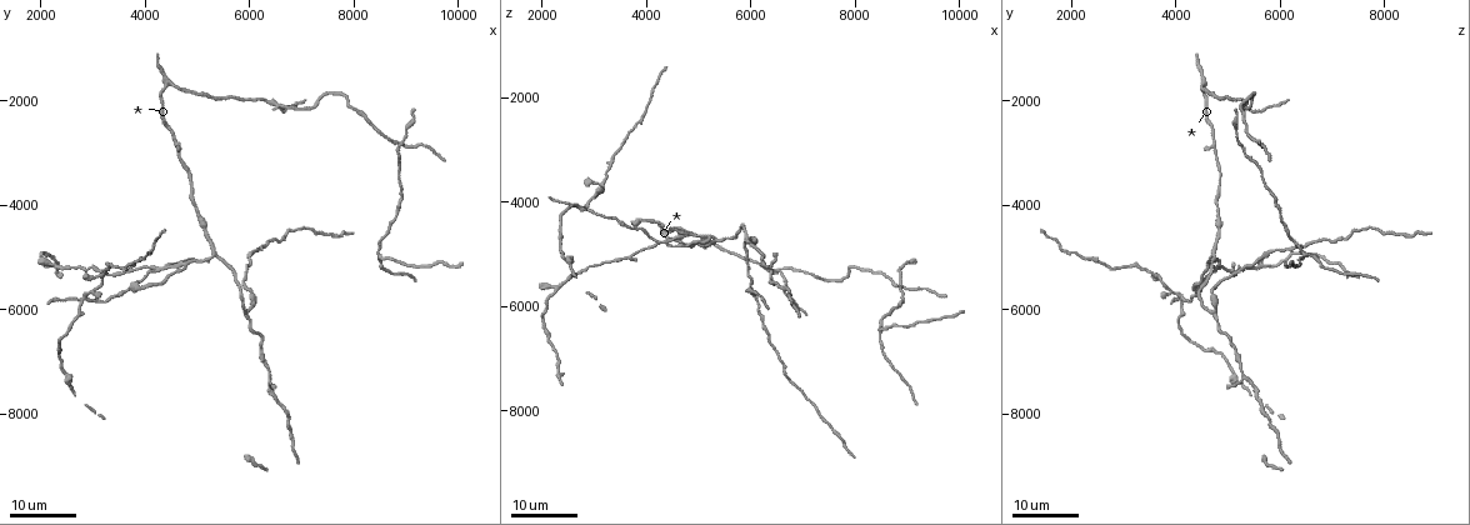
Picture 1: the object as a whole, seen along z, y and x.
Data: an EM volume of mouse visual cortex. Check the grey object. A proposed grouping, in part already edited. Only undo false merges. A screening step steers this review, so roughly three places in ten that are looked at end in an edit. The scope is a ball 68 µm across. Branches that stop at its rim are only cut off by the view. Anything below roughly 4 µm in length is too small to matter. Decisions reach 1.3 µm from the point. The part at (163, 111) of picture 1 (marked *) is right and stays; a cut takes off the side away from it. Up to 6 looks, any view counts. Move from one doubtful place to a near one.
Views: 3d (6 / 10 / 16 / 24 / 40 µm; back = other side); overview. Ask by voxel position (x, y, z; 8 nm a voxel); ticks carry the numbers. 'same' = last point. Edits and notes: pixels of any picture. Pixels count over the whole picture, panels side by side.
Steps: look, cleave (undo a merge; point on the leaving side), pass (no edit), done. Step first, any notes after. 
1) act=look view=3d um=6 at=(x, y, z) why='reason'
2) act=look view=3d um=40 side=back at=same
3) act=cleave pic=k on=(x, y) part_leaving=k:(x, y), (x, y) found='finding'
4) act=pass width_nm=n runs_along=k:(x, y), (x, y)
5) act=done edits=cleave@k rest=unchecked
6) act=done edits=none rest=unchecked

act=look view=3d um=24 at=(4600, 2750, 4750) why='calibre changes'

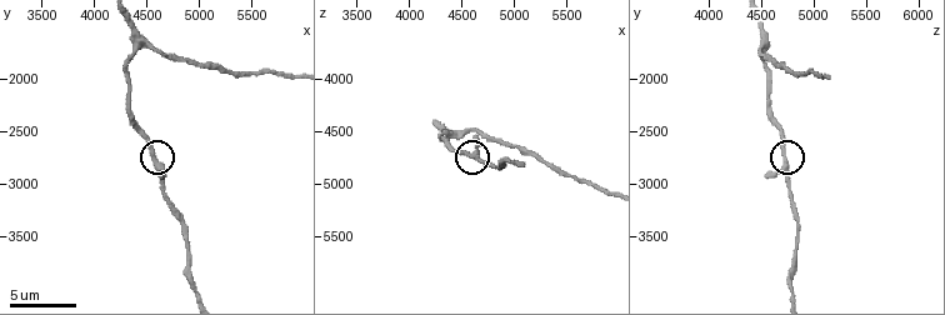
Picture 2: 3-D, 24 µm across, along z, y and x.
act=look view=3d um=10 at=(4540, 2700, 4700)

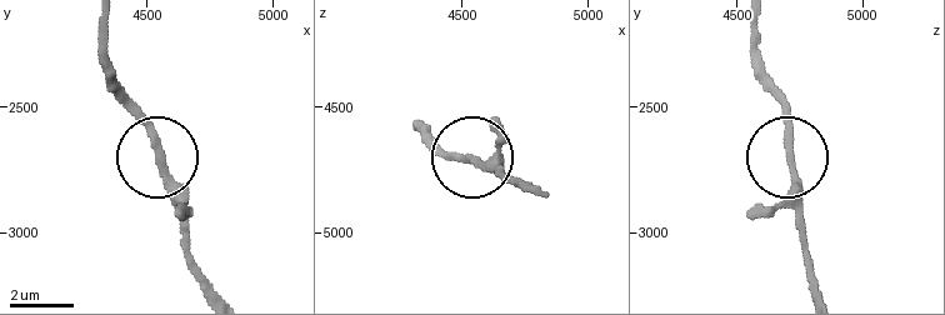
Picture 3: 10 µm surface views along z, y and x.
act=pass runs_along=3:(105, 35), (108, 80), (148, 136), (185, 239) found='one neuron here'

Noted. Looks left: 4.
act=look view=3d um=24 at=(6550, 2150, 5350) why='a fork'

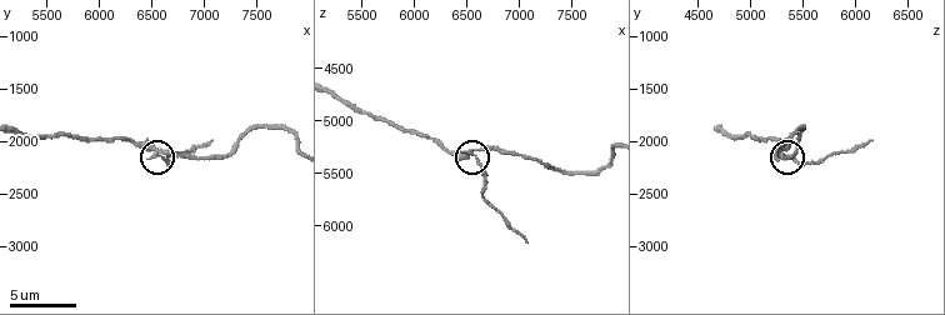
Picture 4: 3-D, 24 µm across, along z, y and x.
act=look view=3d um=10 at=(6580, 2120, 5320)

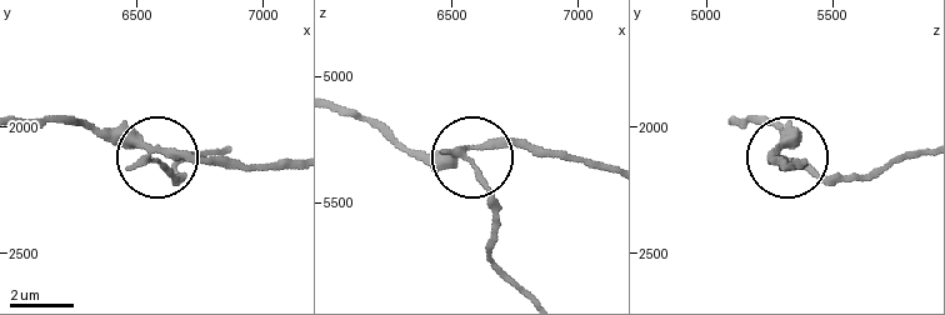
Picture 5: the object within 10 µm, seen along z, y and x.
act=cleave pic=5 on=(170, 173) width_nm=220 part_leaving=5:(463, 151), (495, 221), (495, 261), (526, 294) found='two neurons meet here'

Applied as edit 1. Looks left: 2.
act=done edits=cleave@5 rest=unchecked

